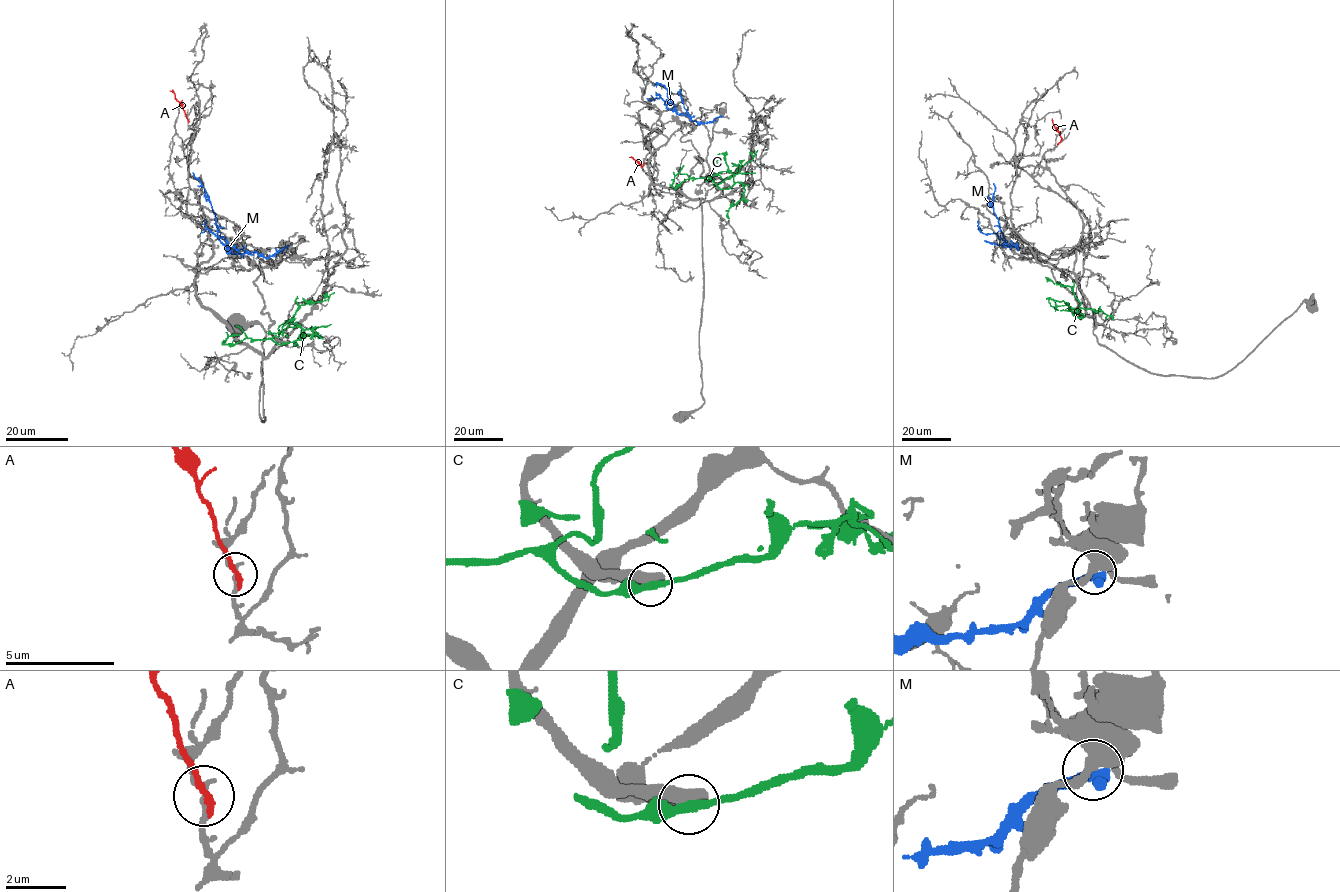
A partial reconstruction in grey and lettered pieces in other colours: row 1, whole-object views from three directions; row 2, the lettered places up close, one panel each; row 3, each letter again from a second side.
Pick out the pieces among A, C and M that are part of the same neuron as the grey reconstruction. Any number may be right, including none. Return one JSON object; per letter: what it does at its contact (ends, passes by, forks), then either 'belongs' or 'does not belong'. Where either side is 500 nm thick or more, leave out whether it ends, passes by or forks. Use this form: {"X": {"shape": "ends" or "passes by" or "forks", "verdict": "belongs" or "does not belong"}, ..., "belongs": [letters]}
{"A": {"shape": "ends", "verdict": "does not belong"}, "C": {"shape": "passes by", "verdict": "does not belong"}, "M": {"verdict": "does not belong"}, "belongs": []}

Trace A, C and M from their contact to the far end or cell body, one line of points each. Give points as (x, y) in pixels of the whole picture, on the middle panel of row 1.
A: (643, 164), (641, 166), (629, 157)
C: (720, 189), (709, 177), (714, 185), (721, 183), (752, 159), (757, 150)
M: (720, 116), (712, 121), (693, 121), (666, 108), (660, 97), (647, 98)

